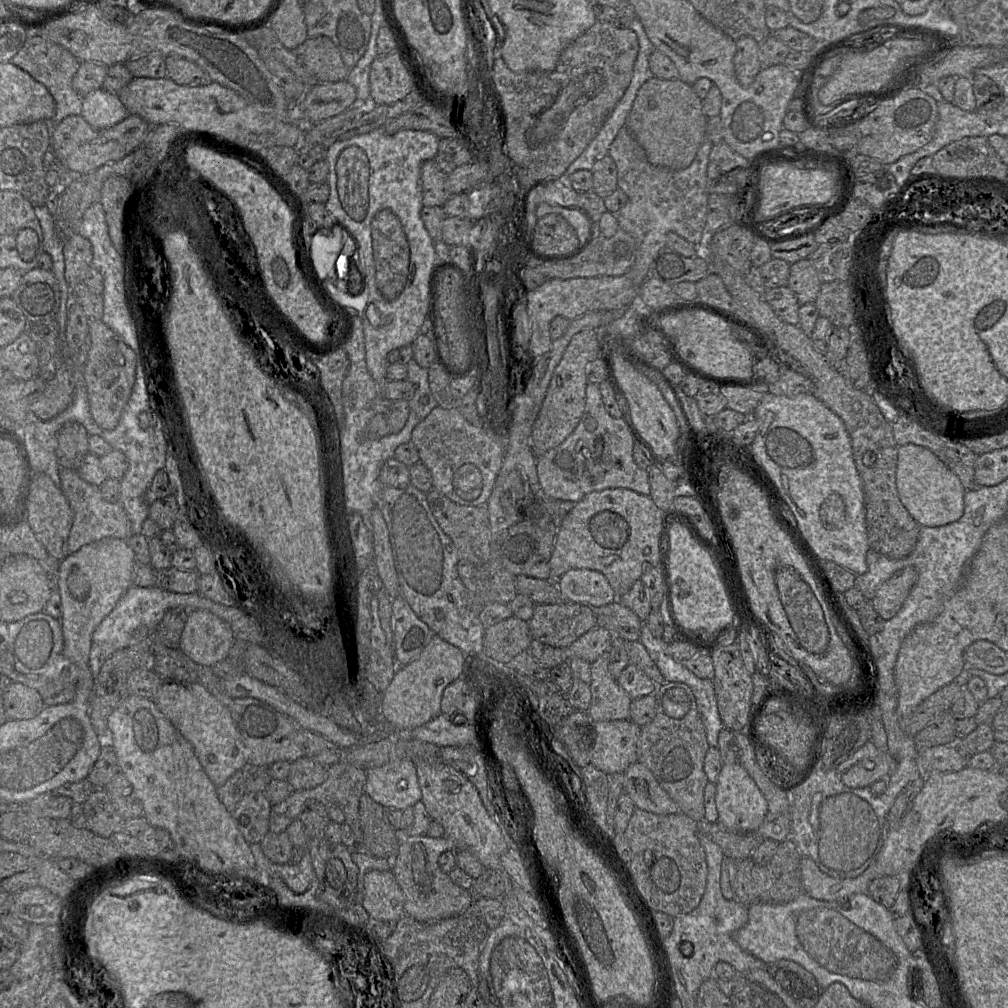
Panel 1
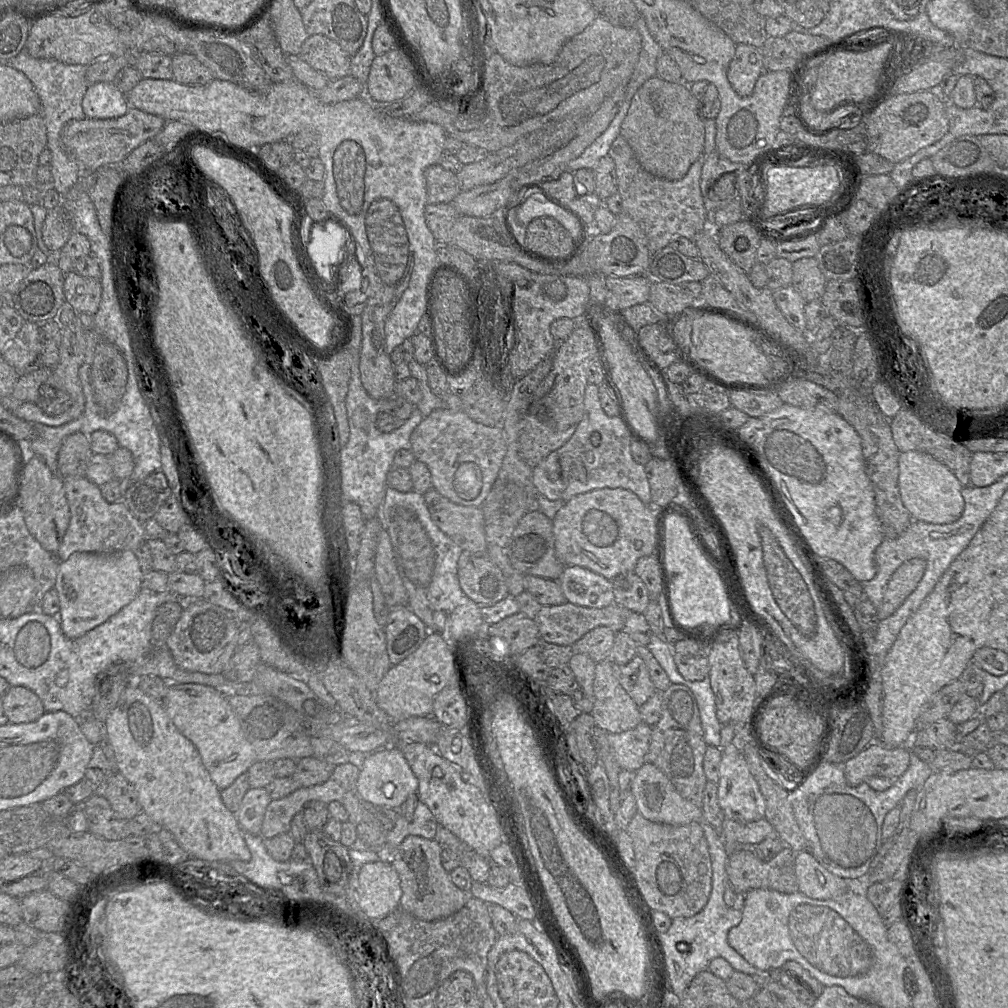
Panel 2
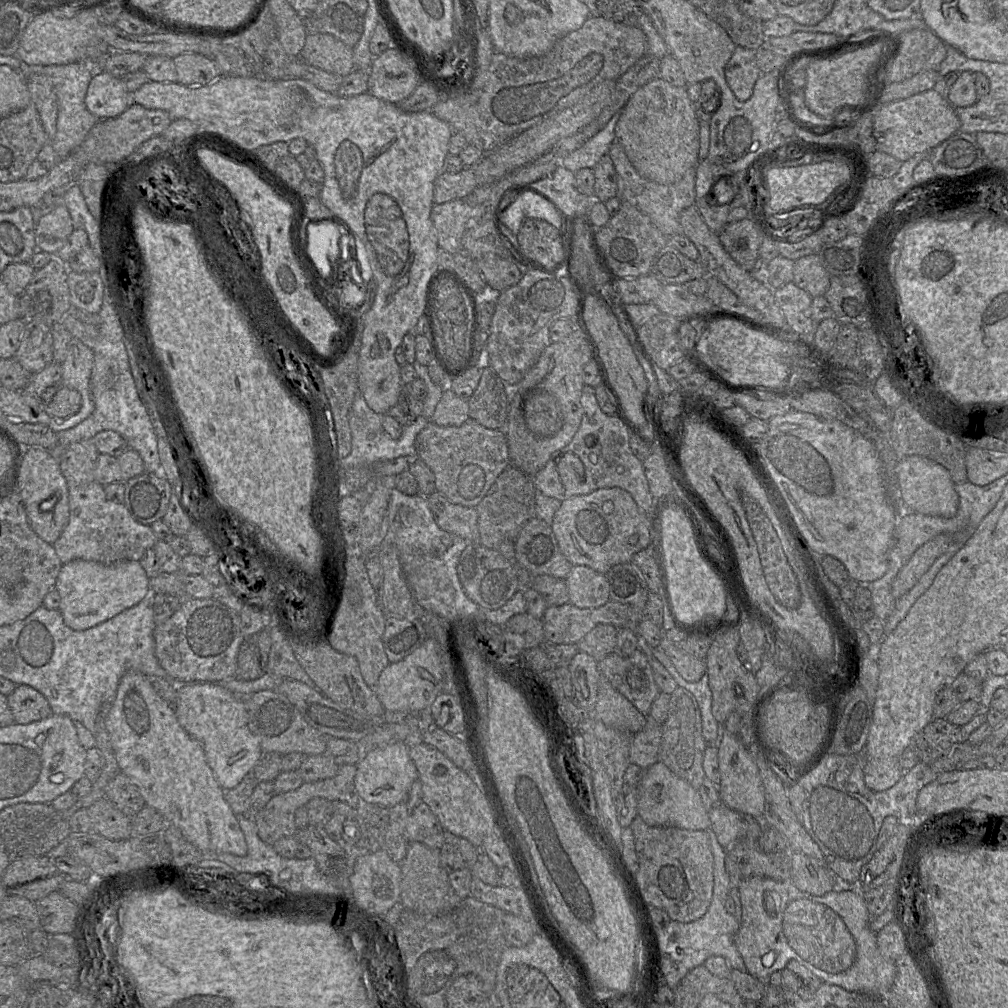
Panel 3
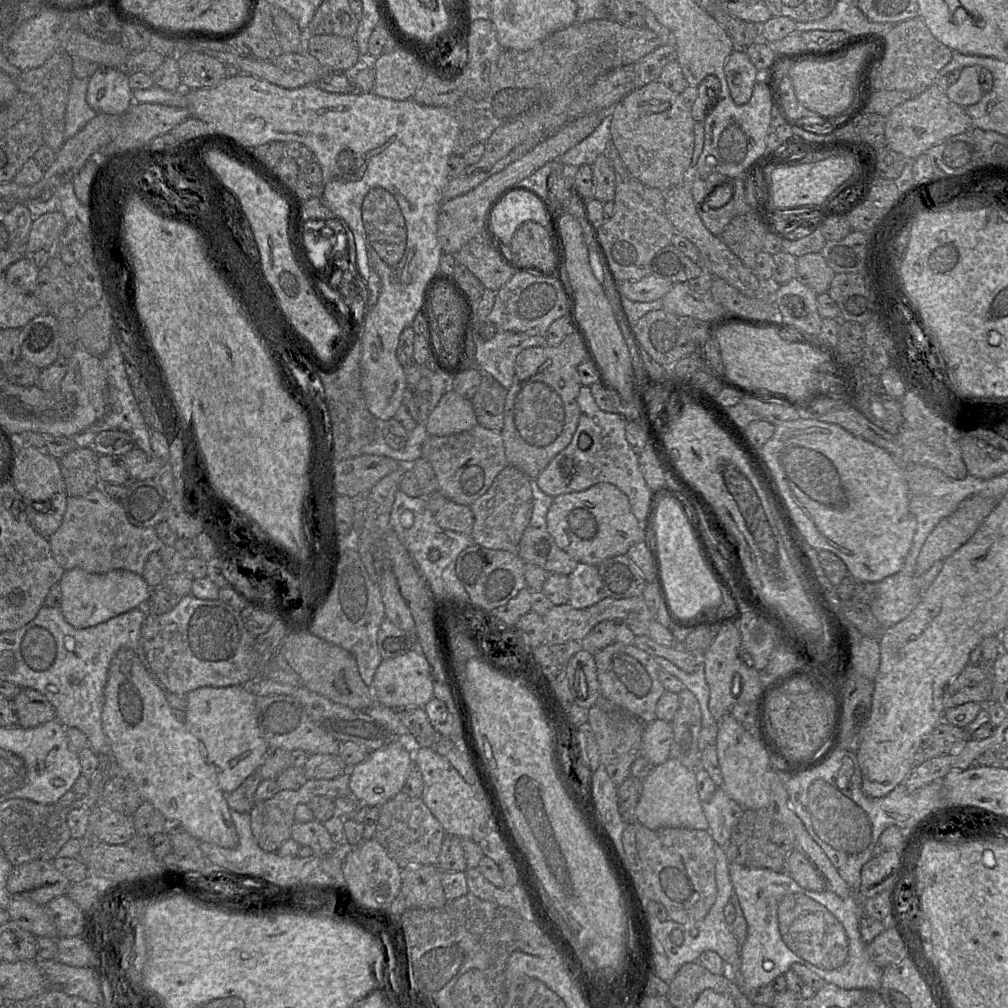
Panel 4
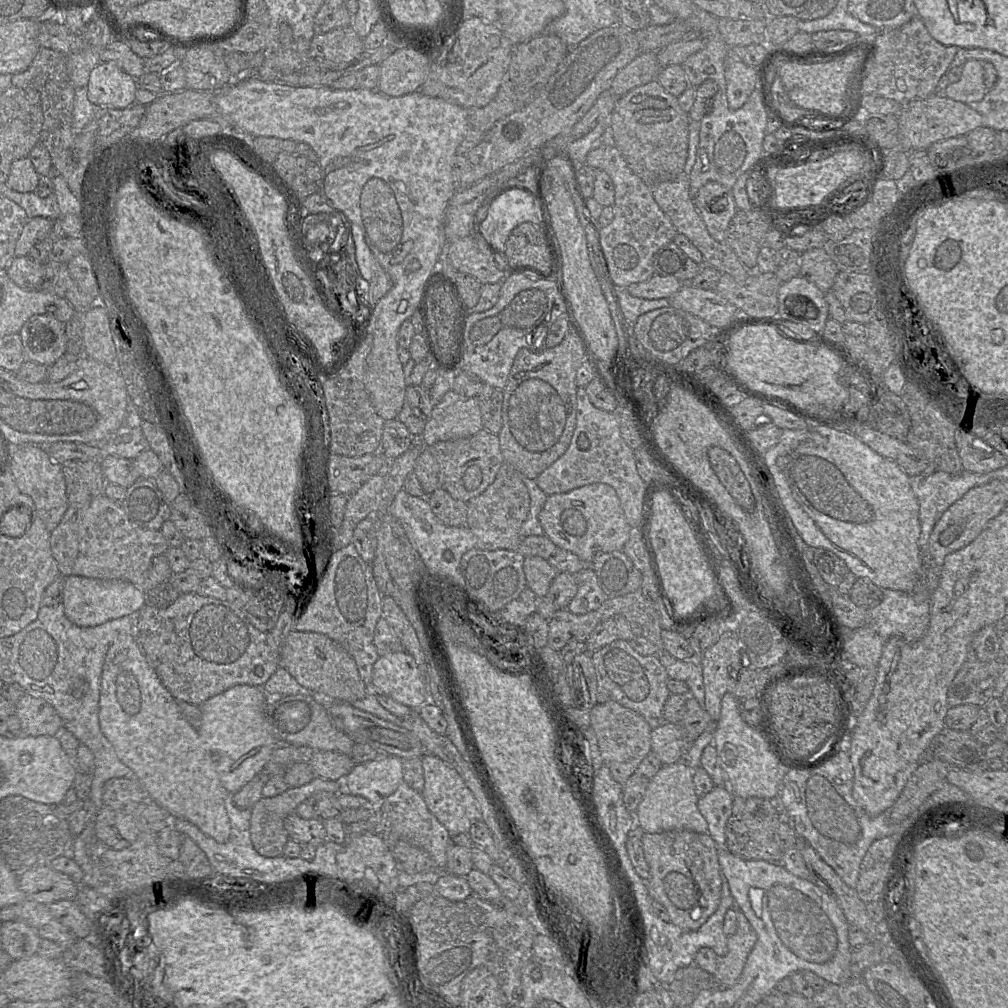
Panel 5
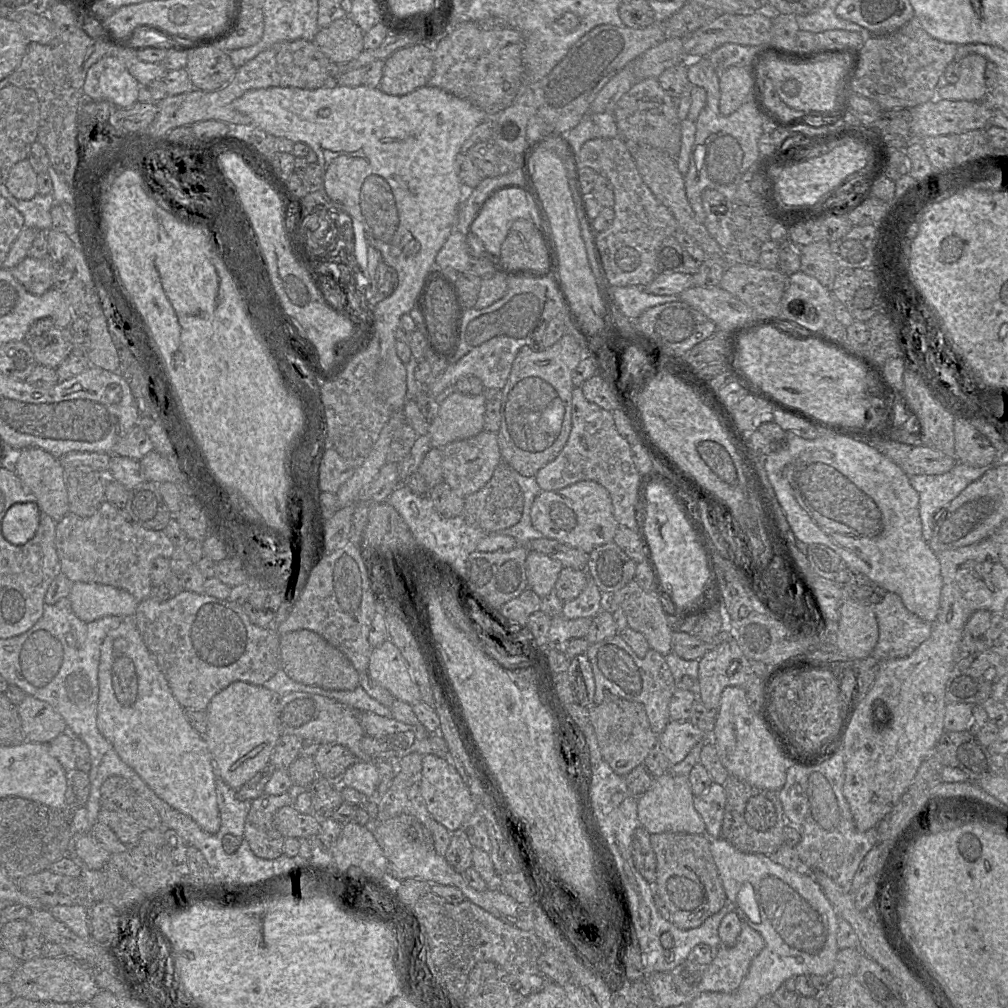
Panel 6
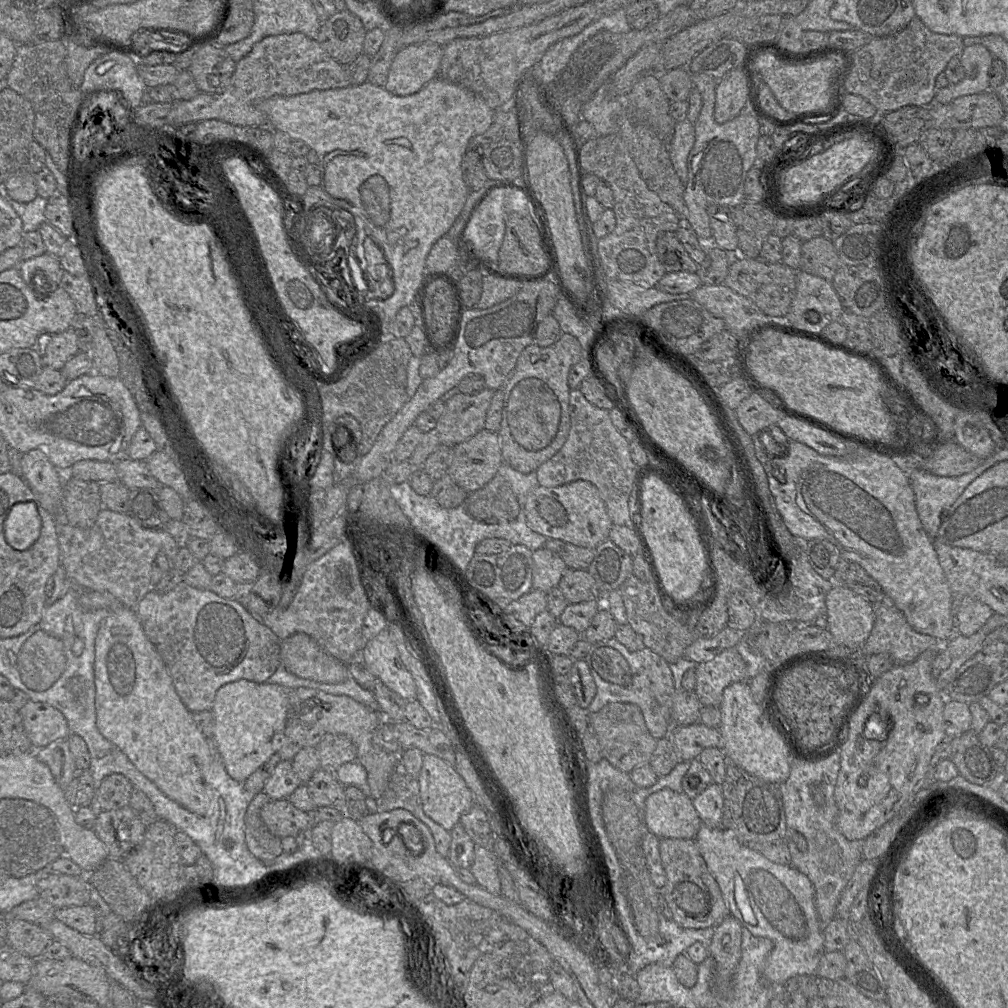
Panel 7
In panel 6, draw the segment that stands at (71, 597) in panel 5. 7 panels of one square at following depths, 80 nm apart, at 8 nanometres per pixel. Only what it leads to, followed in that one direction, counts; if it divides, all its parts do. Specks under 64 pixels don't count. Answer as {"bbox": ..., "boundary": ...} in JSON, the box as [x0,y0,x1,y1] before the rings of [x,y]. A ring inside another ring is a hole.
{"bbox":[69,582,139,622],"boundary":[[[74,582],[69,593],[75,615],[84,622],[104,616],[134,616],[139,601],[126,590],[100,583]]]}

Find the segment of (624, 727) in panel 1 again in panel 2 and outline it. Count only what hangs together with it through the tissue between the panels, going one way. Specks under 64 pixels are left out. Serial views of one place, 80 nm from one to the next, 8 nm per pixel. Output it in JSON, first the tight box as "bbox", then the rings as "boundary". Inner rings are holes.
{"bbox":[608,722,652,771],"boundary":[[[641,722],[622,733],[608,733],[608,742],[622,770],[637,771],[645,763],[652,727]]]}

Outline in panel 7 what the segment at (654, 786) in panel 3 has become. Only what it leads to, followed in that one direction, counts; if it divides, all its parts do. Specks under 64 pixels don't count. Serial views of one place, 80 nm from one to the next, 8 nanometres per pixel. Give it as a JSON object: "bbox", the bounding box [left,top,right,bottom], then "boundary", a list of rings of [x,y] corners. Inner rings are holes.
{"bbox":[645,788,702,839],"boundary":[[[669,788],[652,793],[645,801],[645,822],[659,839],[694,839],[702,821],[692,800]]]}

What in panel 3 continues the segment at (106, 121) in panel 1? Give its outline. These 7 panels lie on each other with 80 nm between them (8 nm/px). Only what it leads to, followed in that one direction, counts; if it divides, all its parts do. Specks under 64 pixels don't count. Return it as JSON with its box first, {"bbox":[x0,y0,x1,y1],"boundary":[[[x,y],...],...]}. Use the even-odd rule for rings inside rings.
{"bbox":[85,70,131,120],"boundary":[[[96,70],[88,85],[85,105],[99,120],[111,119],[122,114],[131,103],[121,78],[103,70]]]}

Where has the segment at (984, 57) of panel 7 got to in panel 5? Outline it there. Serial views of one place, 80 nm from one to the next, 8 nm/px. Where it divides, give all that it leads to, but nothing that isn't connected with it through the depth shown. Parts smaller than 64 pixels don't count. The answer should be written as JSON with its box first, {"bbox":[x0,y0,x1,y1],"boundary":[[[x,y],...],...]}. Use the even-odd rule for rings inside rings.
{"bbox":[942,60,987,104],"boundary":[[[968,60],[961,67],[960,80],[950,83],[942,94],[965,104],[976,104],[983,99],[987,92],[982,61]]]}

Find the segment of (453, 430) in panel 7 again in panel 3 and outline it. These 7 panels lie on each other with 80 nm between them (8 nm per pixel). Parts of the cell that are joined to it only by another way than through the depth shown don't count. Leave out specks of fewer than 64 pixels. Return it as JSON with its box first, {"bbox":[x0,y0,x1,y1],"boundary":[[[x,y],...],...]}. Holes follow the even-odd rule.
{"bbox":[430,384,468,426],"boundary":[[[446,384],[430,421],[439,426],[460,426],[468,418],[468,400],[457,396]]]}

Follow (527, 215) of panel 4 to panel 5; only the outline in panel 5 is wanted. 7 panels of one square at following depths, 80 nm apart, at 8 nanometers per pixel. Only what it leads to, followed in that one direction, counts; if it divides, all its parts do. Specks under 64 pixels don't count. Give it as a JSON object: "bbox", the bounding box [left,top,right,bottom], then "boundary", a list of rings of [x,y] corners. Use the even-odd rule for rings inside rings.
{"bbox":[477,189,544,253],"boundary":[[[510,189],[488,205],[485,219],[477,225],[477,233],[504,253],[512,230],[524,222],[544,227],[543,209],[532,192]]]}

